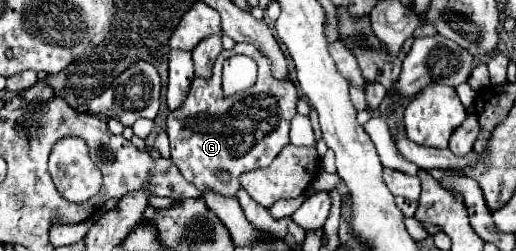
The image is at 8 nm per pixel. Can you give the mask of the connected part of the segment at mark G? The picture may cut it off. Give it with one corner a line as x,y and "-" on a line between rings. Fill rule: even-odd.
236,44
232,50
222,50
220,56
216,58
212,78
208,78
208,80
194,78
190,96
186,98
184,106
178,108
178,112
172,112
168,116
168,136
170,136
170,150
172,150
174,164
178,166
178,170
182,172
182,176
188,182
196,184
198,190
204,192
204,190
212,188
224,196
234,196
240,188
240,182
238,182
240,174
268,166
280,154
280,150
290,142
288,140
288,124
296,116
296,100
298,100
296,86
290,80
274,80
272,72
270,72
270,62
252,44
-
234,54
250,56
258,64
258,80
250,90
244,90
242,96
226,98
222,92
222,64
224,64
224,60
228,60
-
218,170
228,172
230,180
222,182
216,176

